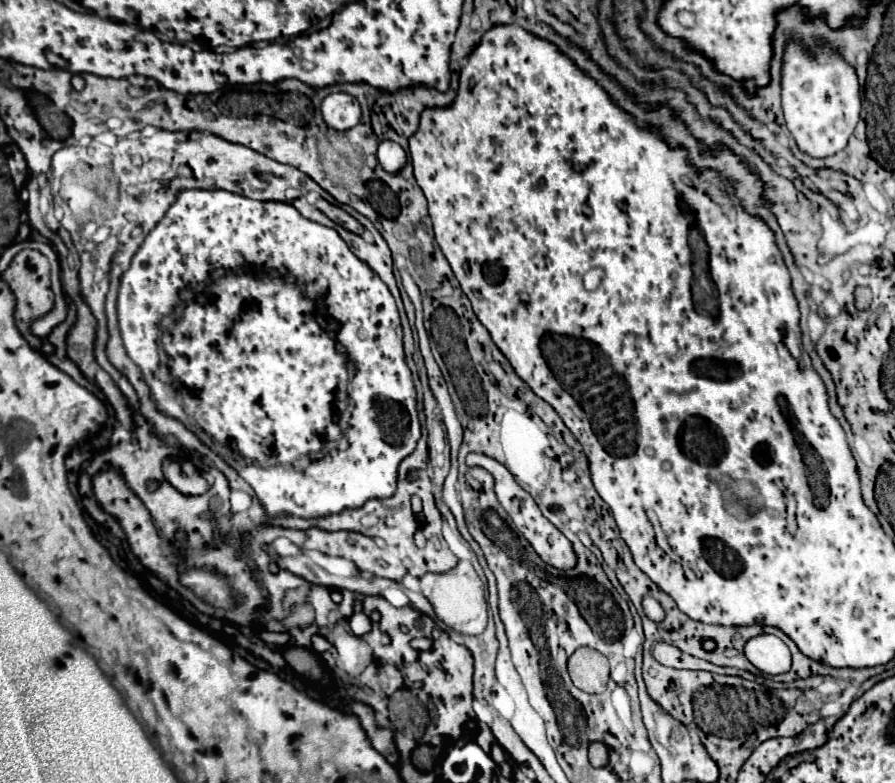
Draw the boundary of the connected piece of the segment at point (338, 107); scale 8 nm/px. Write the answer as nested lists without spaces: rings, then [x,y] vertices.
[[[345,92],[329,94],[321,104],[323,120],[335,130],[349,130],[361,120],[359,102]]]

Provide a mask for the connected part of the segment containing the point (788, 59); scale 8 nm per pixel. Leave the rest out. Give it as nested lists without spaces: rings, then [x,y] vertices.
[[[787,38],[781,64],[781,98],[787,128],[805,154],[825,158],[847,146],[861,112],[859,80],[855,68],[825,38],[815,40],[815,44]]]

